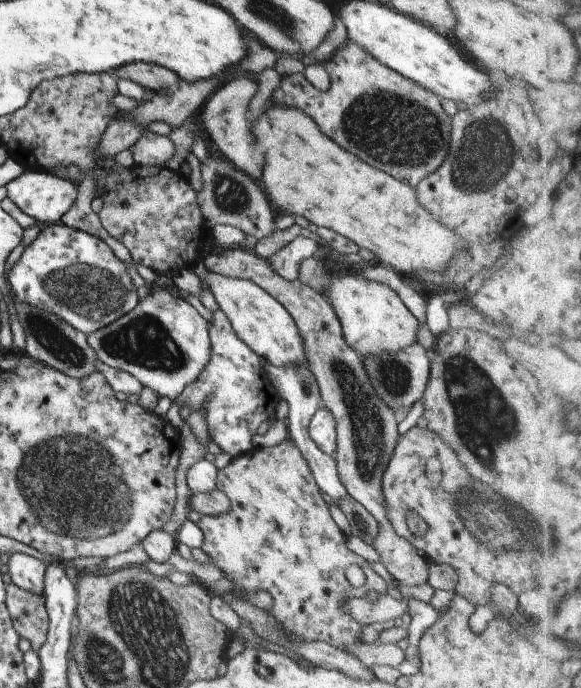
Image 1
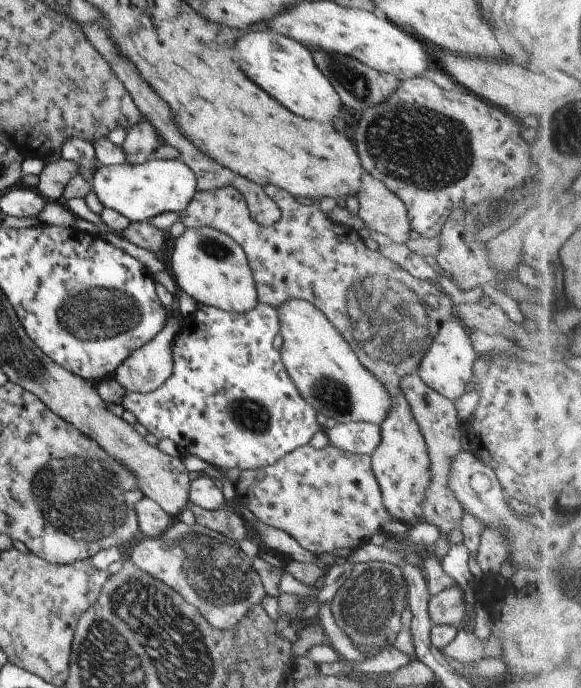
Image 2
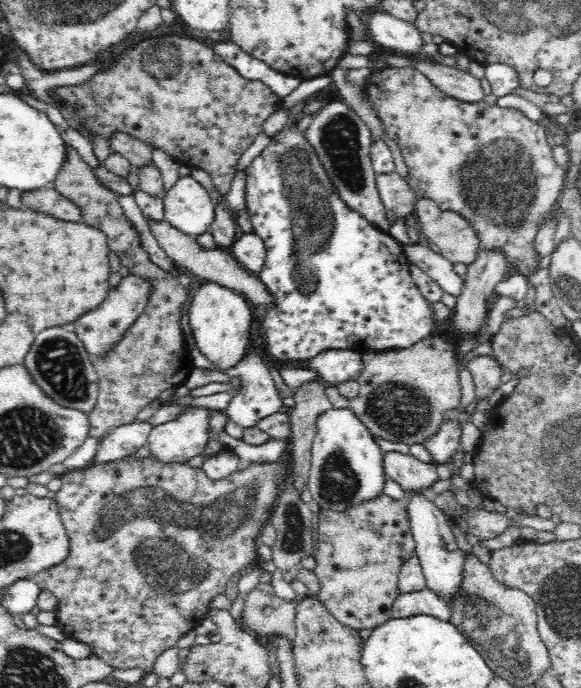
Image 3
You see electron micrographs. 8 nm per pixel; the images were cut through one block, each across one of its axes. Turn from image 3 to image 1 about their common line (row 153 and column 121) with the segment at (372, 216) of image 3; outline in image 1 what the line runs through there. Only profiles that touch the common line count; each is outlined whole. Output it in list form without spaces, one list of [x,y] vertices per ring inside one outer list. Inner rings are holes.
[[[153,288],[134,310],[130,310],[110,326],[92,332],[87,338],[88,344],[105,365],[132,374],[159,397],[170,398],[173,403],[166,419],[174,421],[177,431],[183,428],[185,422],[179,418],[180,409],[174,404],[174,400],[200,376],[211,356],[208,321],[193,304],[184,297],[172,296],[166,289]]]

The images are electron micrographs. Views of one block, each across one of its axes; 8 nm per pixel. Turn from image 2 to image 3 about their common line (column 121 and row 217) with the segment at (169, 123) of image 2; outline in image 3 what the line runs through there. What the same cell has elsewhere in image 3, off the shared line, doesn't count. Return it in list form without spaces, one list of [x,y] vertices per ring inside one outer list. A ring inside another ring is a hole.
[[[51,185],[22,191],[21,204],[28,210],[42,212],[42,214],[66,220],[66,222],[82,222],[81,210]]]

